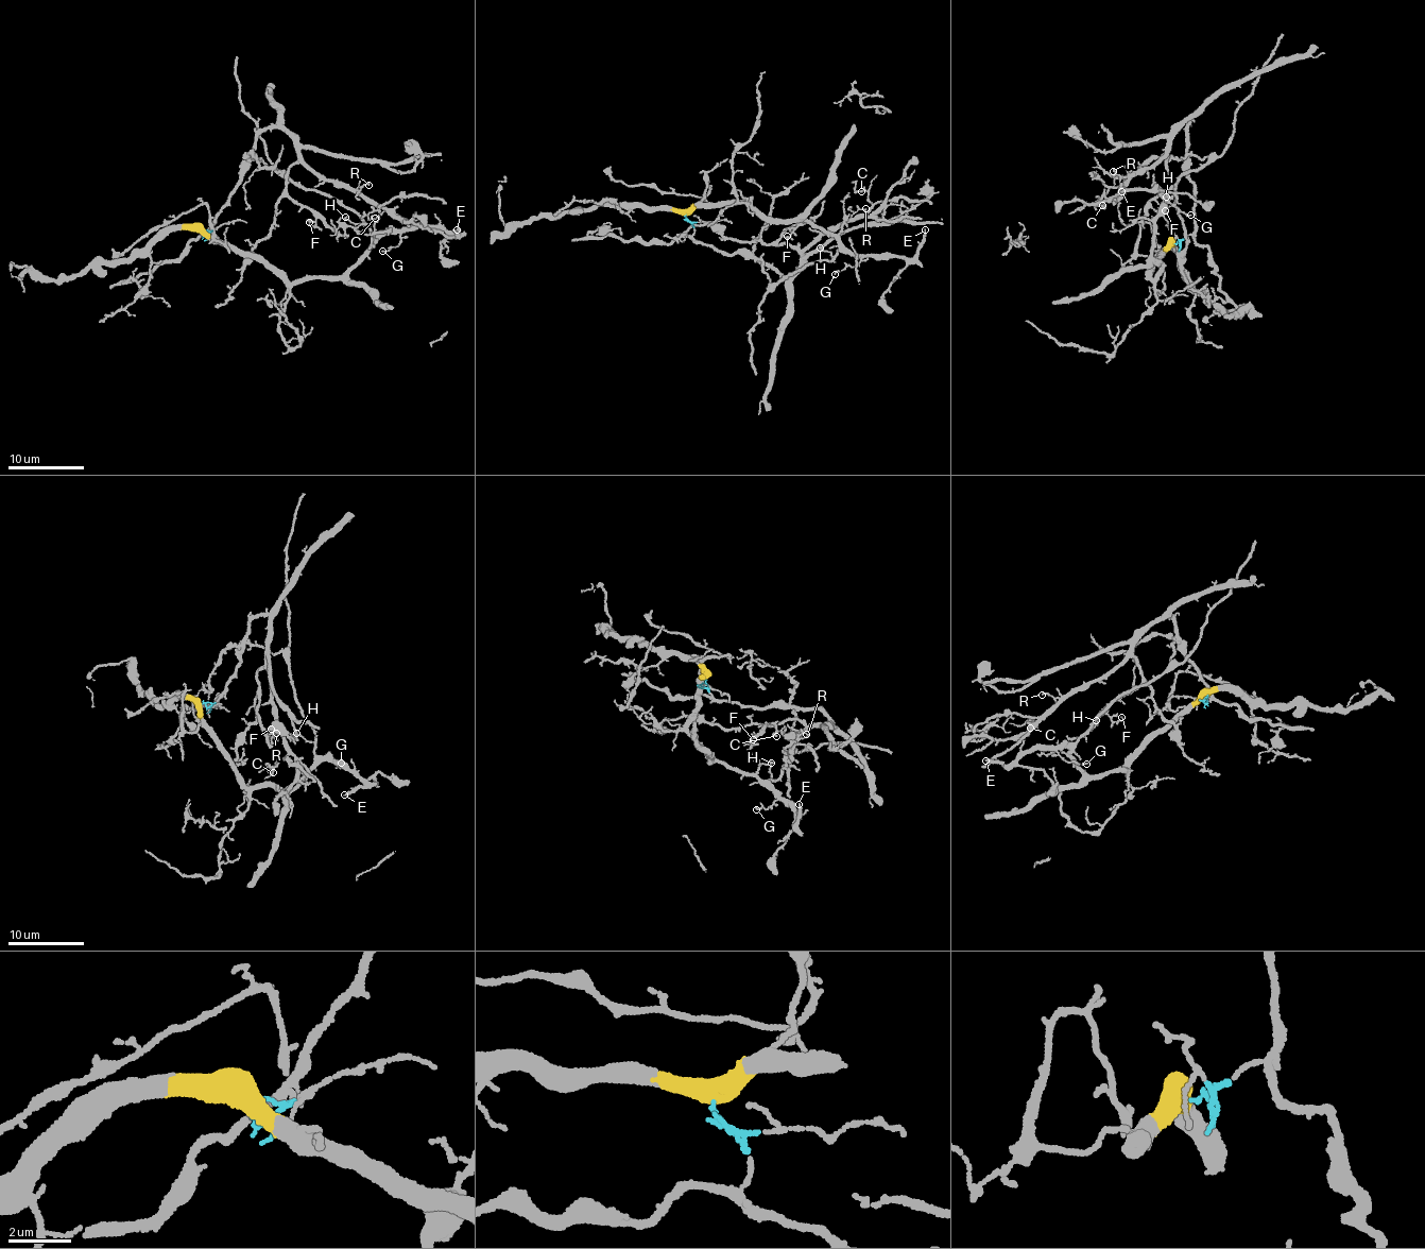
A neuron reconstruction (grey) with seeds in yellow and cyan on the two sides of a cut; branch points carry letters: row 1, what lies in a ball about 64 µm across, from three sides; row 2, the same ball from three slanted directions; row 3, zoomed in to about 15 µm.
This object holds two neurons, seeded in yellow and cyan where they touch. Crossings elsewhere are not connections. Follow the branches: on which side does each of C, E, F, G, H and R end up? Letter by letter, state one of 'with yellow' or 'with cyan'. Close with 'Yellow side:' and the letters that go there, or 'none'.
C: with cyan
E: with yellow
F: with cyan
G: with yellow
H: with yellow
R: with cyan
Yellow side: E, G, H

